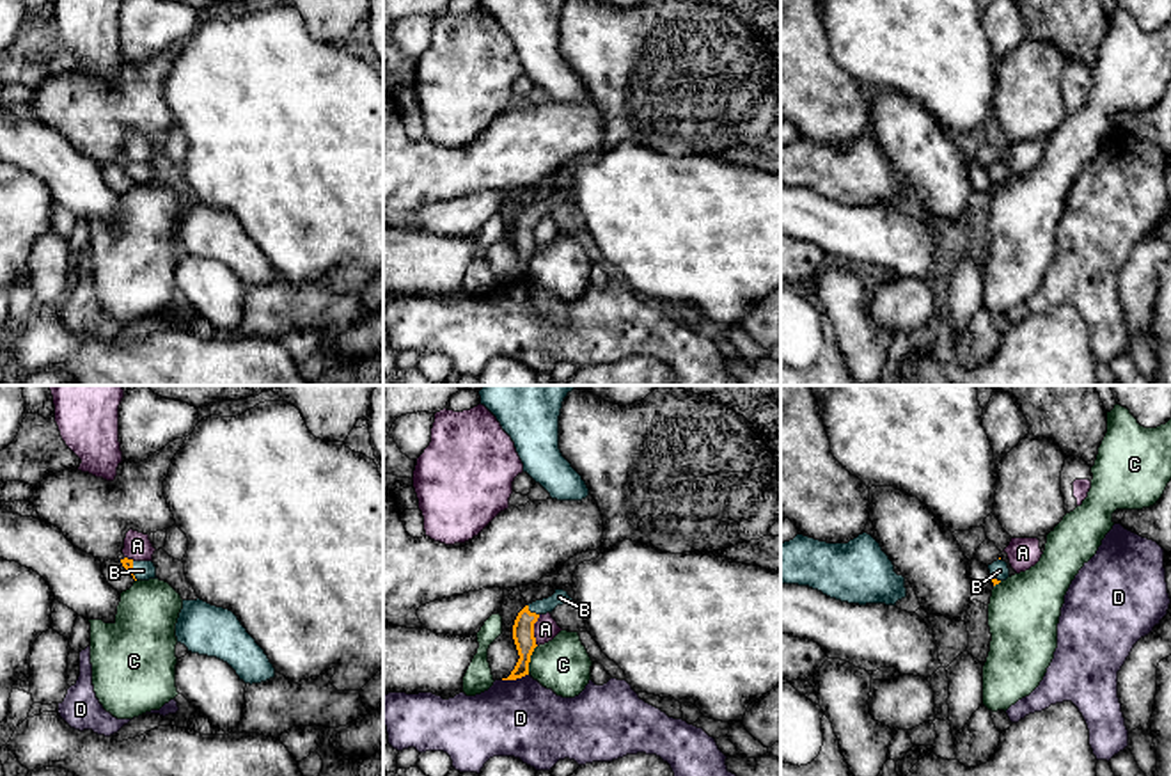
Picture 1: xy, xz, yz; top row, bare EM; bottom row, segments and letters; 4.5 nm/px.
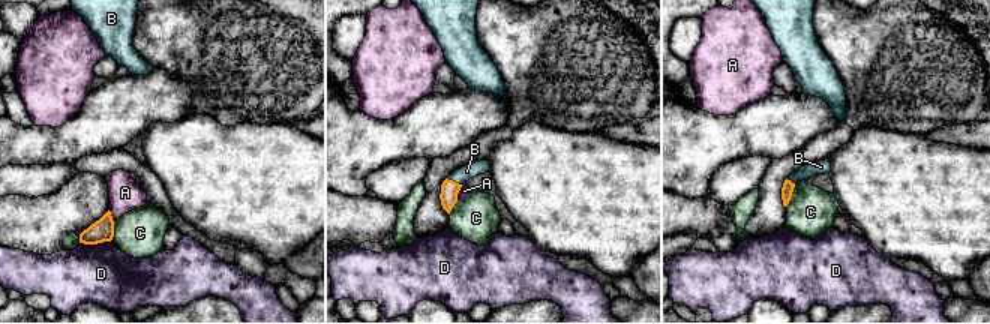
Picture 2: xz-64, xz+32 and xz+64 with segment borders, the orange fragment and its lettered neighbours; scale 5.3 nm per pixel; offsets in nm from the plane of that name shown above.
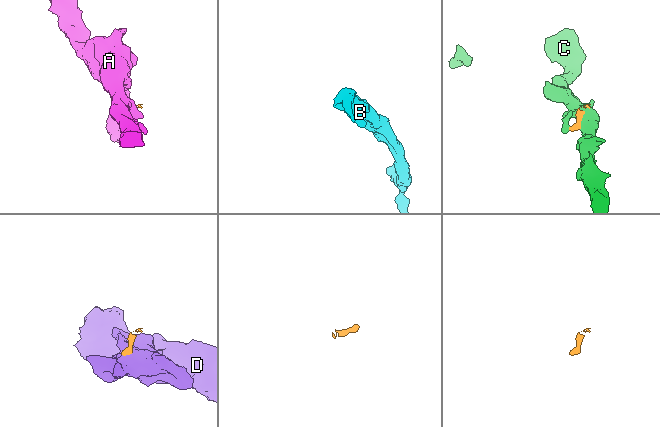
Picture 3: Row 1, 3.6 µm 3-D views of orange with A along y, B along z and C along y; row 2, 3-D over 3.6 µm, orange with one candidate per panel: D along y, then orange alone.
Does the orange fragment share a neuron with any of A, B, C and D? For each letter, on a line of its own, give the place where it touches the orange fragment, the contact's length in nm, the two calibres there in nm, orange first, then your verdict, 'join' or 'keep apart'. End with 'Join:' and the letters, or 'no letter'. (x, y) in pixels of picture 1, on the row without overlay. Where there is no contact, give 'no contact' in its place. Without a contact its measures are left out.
A: xz (533, 233) | 140 nm | 100/110 nm | keep apart
B: xz (529, 213) | 80 nm | 100/70 nm | join
C: xz (529, 261) | 140 nm | 100/260 nm | keep apart
D: xz (515, 281) | 120 nm | 100/360 nm | keep apart
Join: B

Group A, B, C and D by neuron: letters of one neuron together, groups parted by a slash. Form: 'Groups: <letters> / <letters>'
Groups: A / B / C / D

